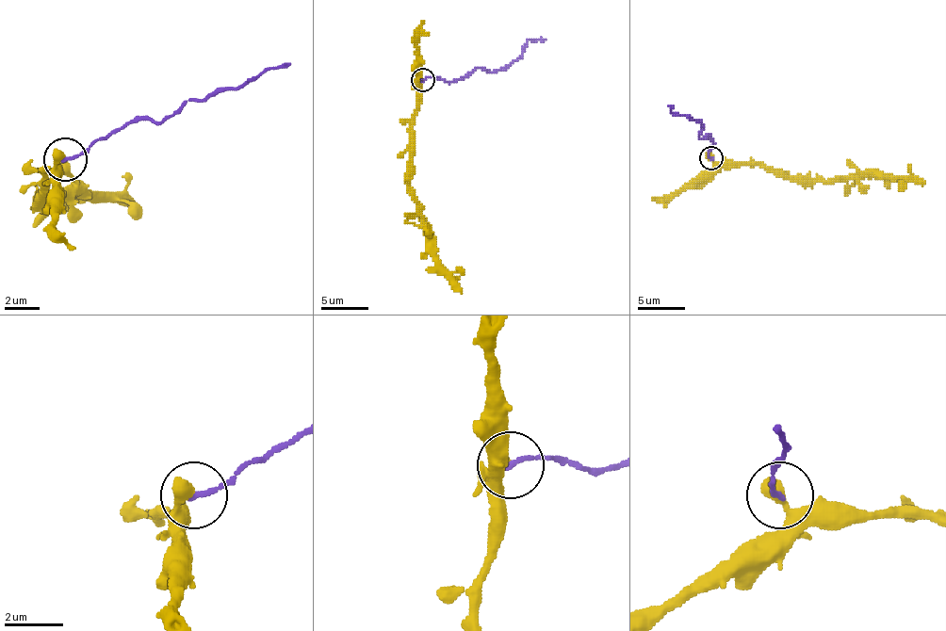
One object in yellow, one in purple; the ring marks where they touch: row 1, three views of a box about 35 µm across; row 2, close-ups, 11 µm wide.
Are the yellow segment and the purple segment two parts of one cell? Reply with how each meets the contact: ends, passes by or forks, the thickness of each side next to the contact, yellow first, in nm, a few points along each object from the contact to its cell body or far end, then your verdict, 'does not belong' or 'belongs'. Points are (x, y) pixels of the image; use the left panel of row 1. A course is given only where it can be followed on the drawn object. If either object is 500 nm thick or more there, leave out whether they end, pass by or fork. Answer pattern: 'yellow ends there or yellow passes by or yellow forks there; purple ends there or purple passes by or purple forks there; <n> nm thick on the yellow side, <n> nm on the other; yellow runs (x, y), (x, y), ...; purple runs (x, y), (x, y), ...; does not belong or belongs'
500 nm thick on the yellow side, 170 nm on the other; yellow runs (66, 158), (57, 167), (44, 170), (40, 197), (53, 202), (71, 193), (122, 193), (136, 205); purple runs (66, 158), (83, 153), (127, 127), (171, 119), (187, 102), (201, 102), (261, 71), (292, 62); does not belong

